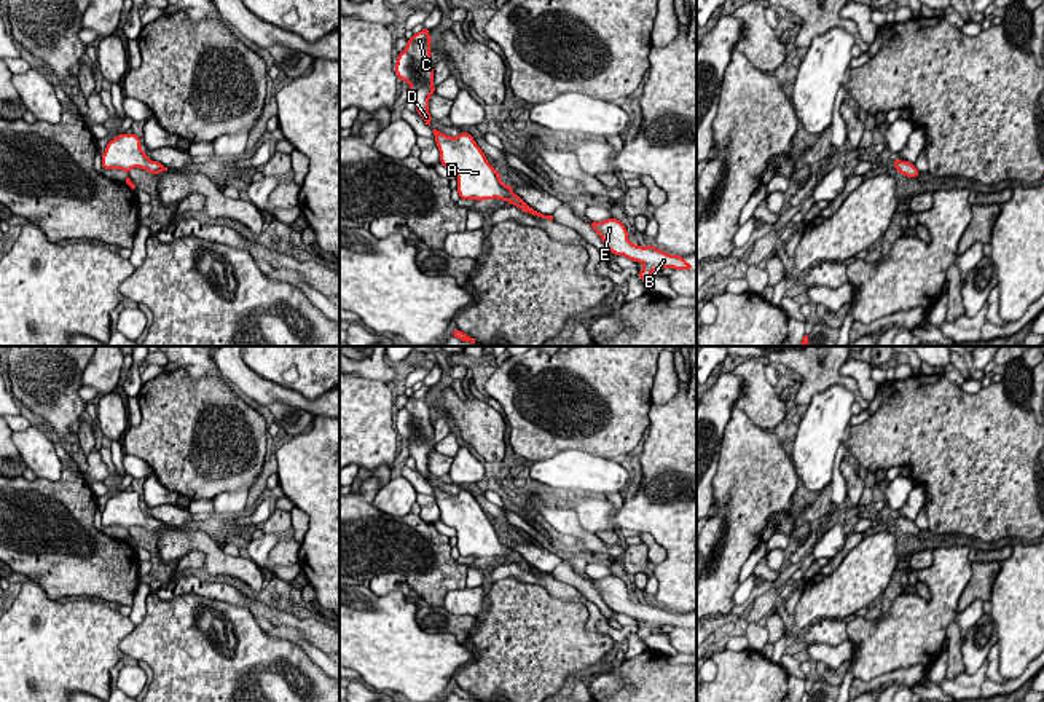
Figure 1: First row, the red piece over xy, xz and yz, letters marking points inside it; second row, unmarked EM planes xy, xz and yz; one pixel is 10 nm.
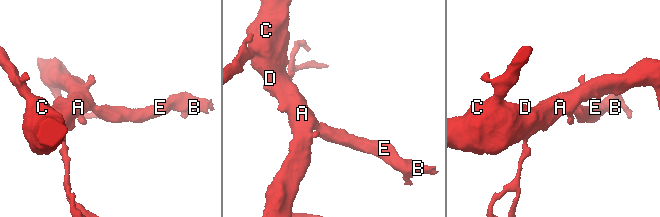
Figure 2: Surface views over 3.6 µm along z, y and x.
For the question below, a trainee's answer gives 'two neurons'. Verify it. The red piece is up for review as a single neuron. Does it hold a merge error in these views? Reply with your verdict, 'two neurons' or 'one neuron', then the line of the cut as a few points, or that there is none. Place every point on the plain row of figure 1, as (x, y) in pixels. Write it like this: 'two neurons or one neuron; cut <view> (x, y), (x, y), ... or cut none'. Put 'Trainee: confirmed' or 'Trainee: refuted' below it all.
one neuron; cut none
Trainee: refuted

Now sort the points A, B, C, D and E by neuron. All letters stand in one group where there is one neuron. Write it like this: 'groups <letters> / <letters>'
groups A B C D E

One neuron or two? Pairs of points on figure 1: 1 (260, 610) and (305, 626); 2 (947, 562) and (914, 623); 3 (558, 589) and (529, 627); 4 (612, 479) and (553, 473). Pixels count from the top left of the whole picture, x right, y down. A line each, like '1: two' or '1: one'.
1: one
2: one
3: two
4: one

